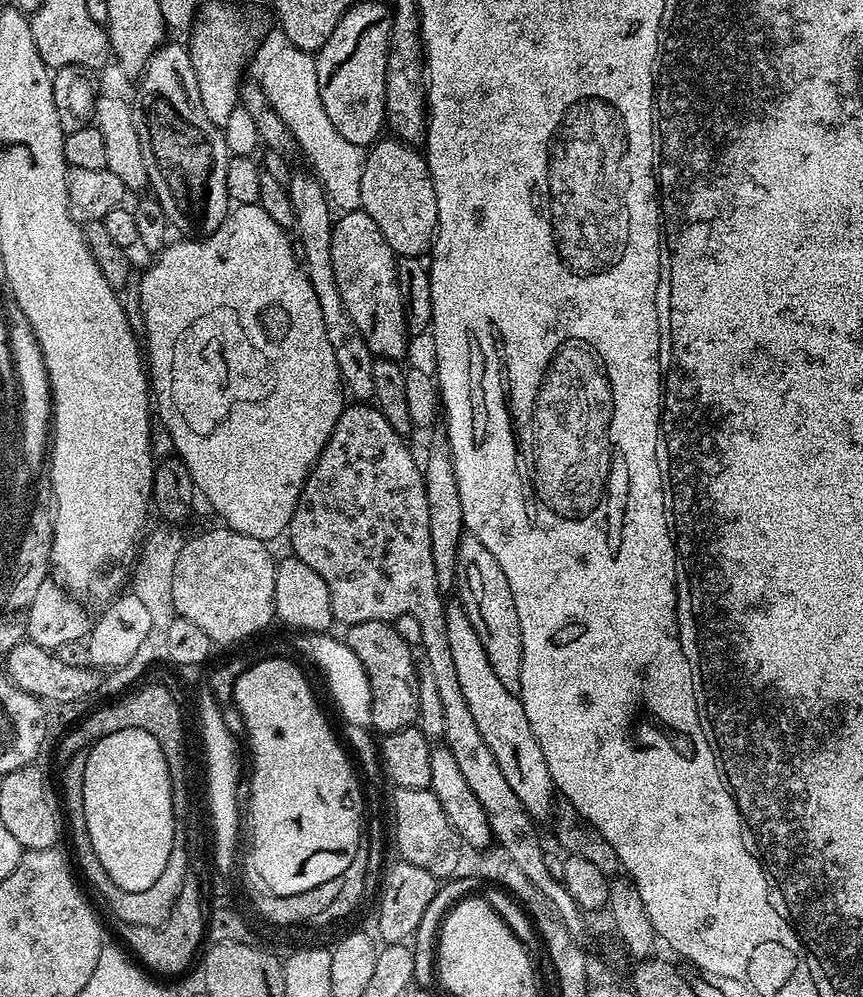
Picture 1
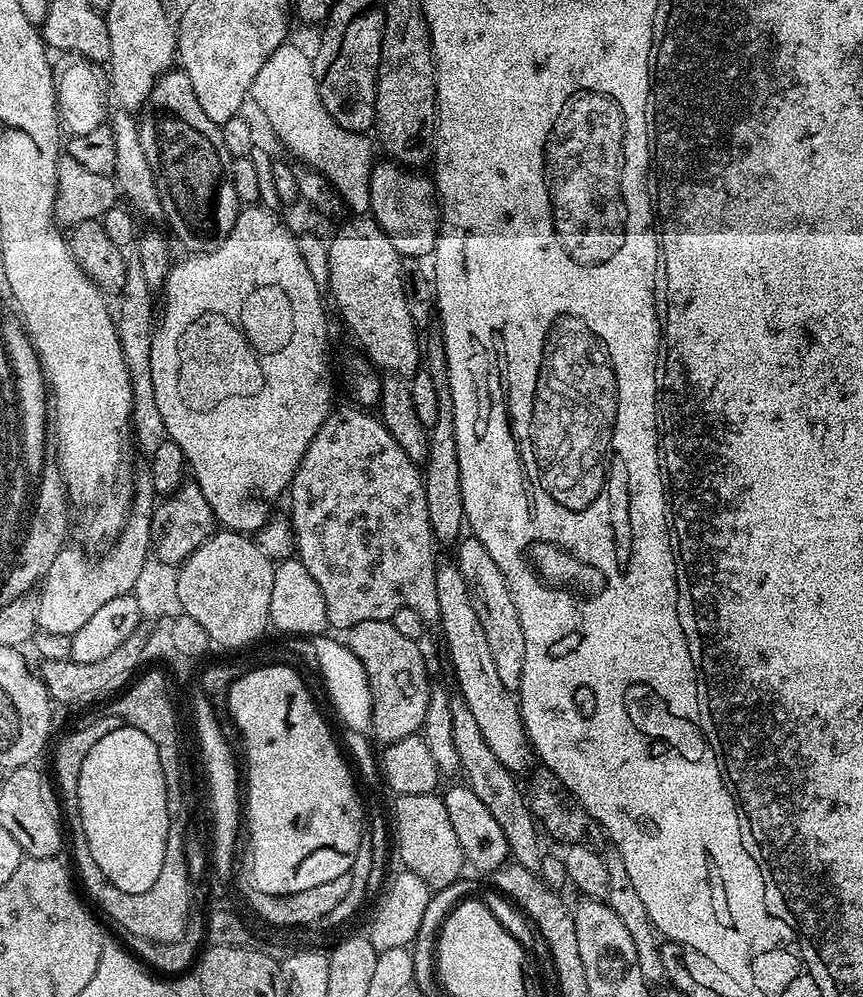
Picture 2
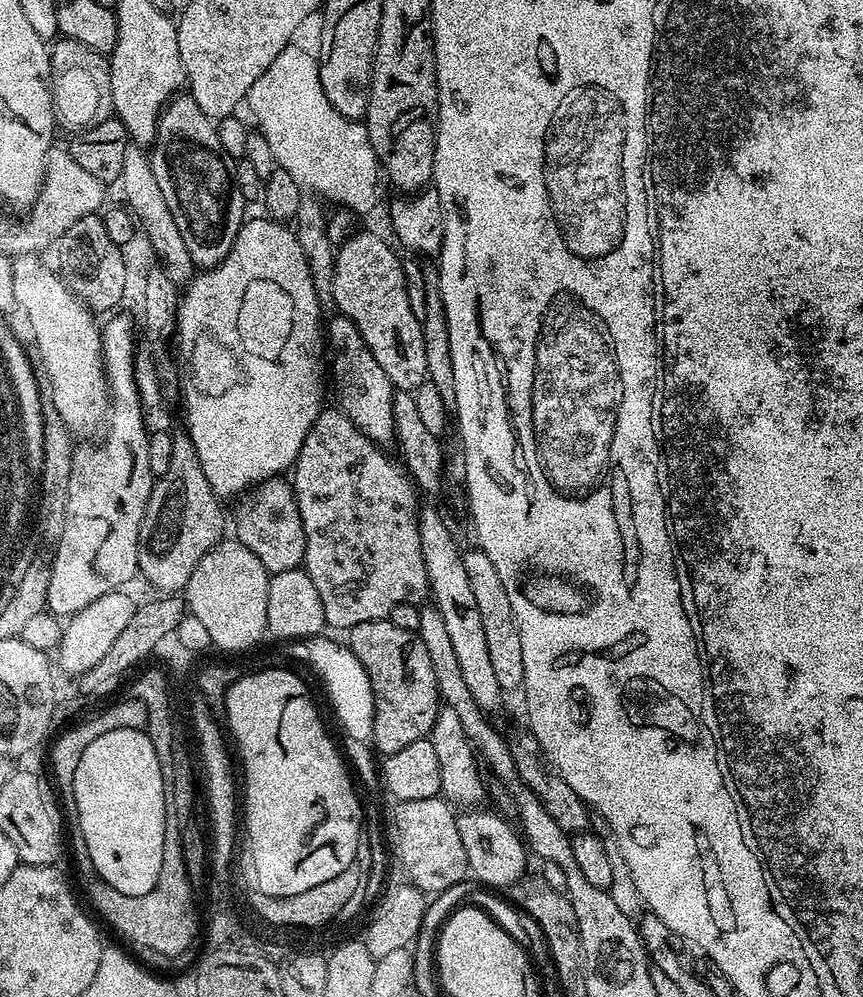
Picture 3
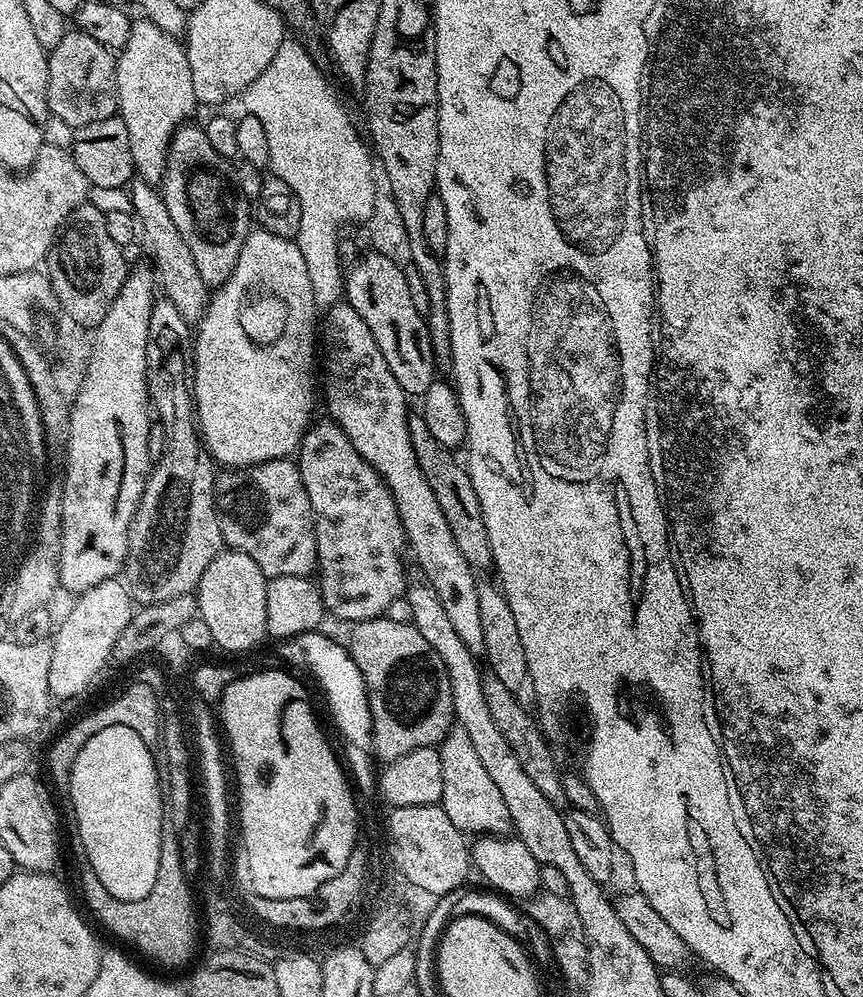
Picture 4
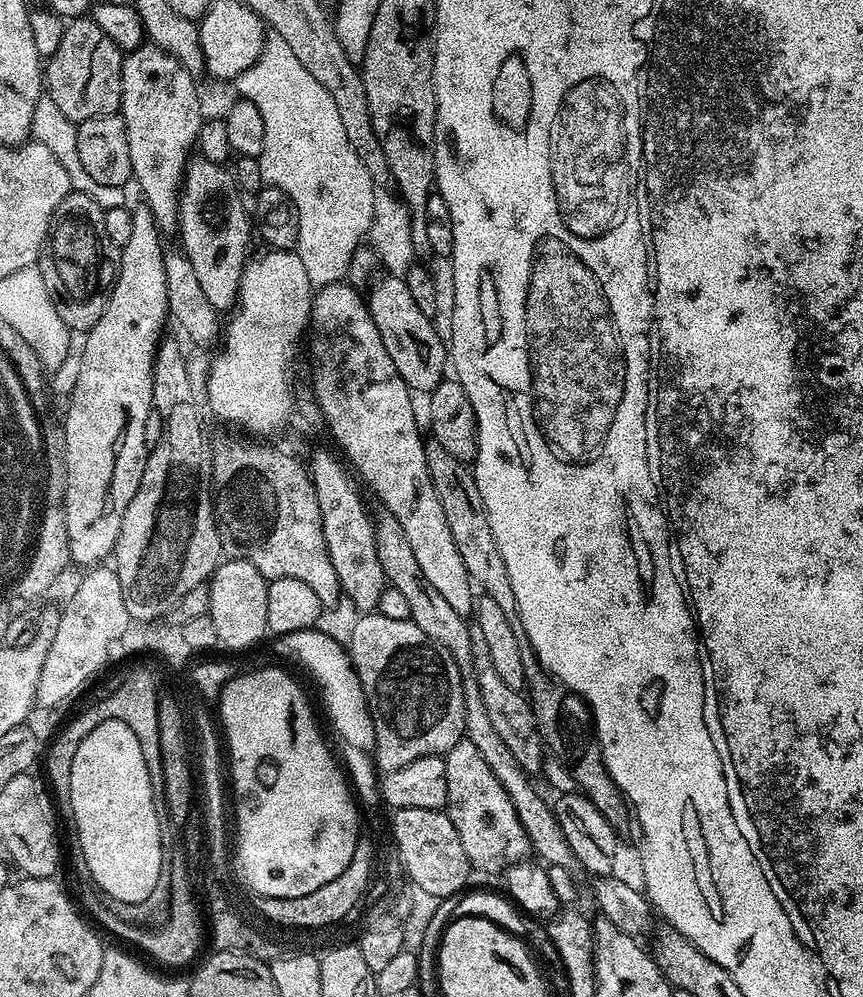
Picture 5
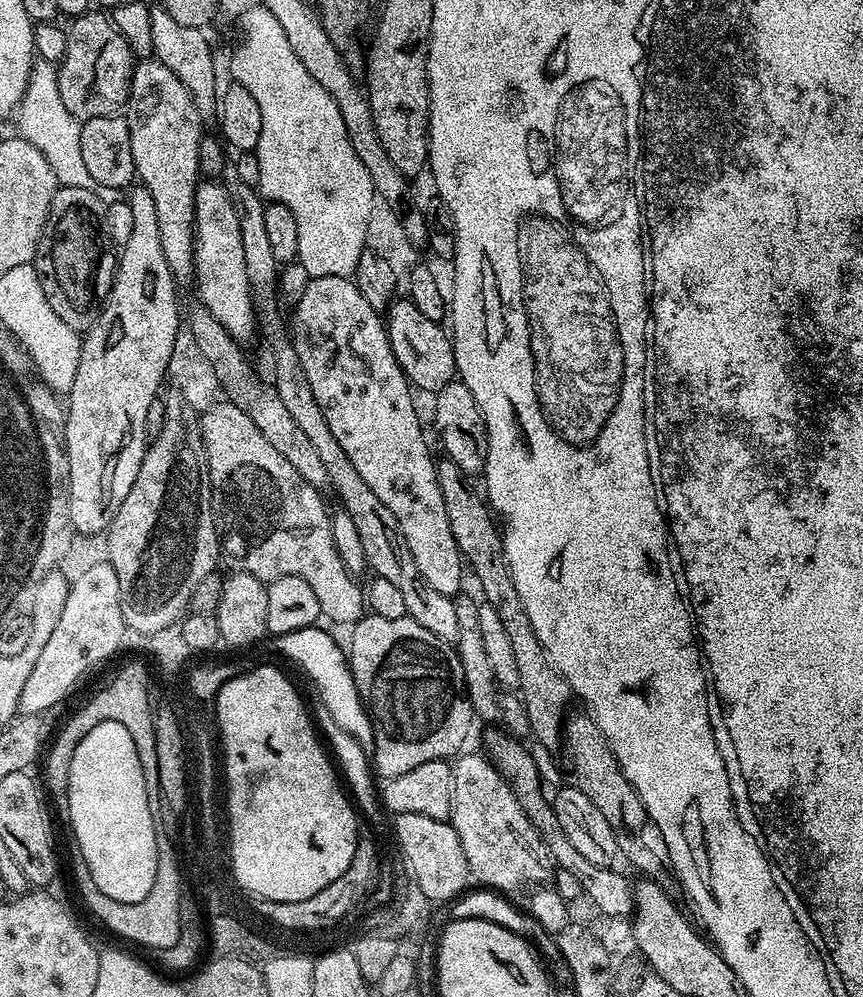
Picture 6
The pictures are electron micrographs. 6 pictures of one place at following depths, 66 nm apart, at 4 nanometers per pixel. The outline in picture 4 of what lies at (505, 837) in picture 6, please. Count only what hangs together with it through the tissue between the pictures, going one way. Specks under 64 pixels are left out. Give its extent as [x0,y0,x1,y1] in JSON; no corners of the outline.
[438,723,513,836]

